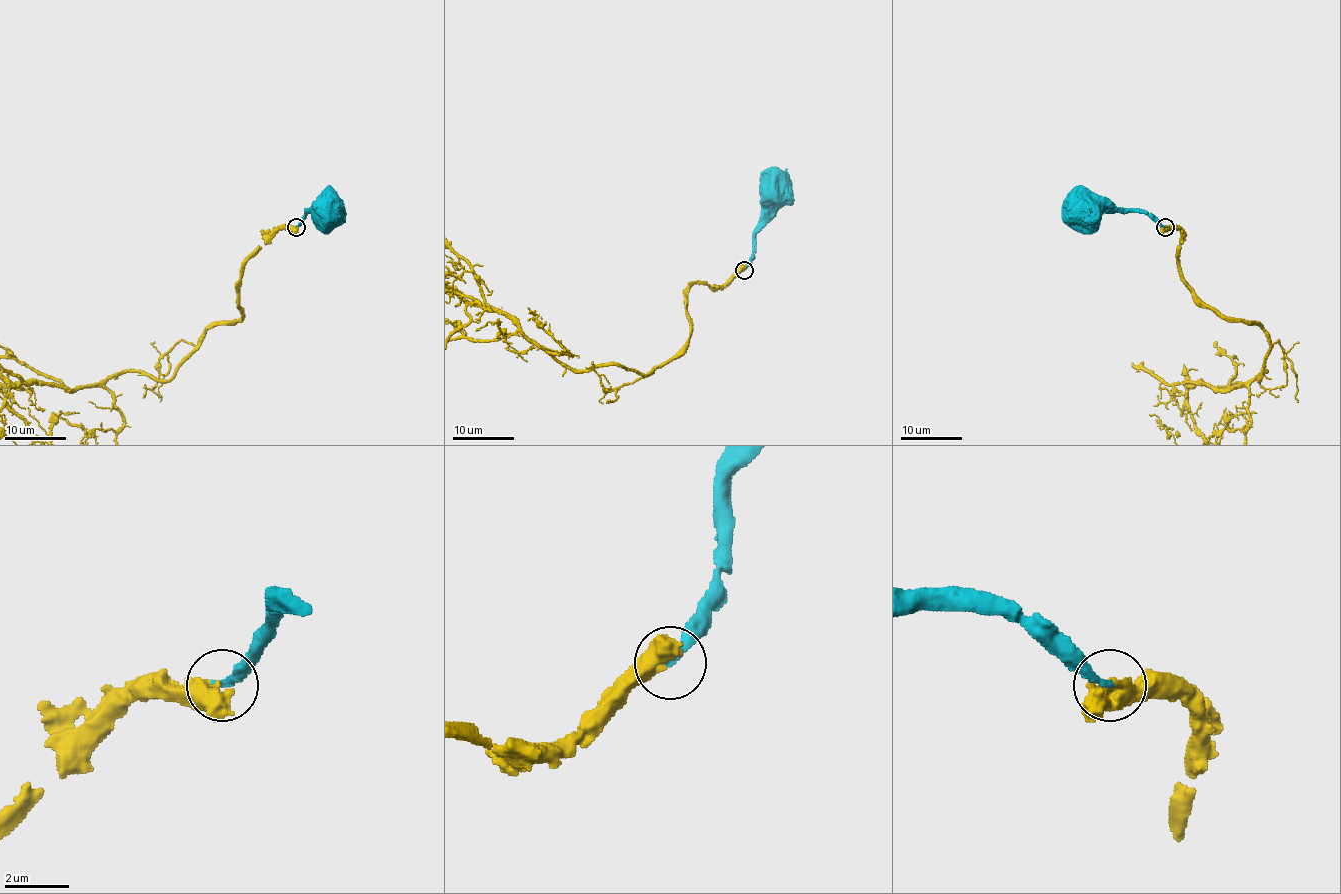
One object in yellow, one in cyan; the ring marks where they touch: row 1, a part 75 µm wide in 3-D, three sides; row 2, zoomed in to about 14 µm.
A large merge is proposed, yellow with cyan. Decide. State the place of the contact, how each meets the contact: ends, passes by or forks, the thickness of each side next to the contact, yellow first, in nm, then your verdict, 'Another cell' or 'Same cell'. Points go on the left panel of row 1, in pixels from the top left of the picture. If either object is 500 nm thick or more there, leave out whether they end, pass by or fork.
Place: (296, 227). At the ring yellow passes by. At the ring cyan ends. Thickness 360 nm (yellow) against 240 nm. Same cell

